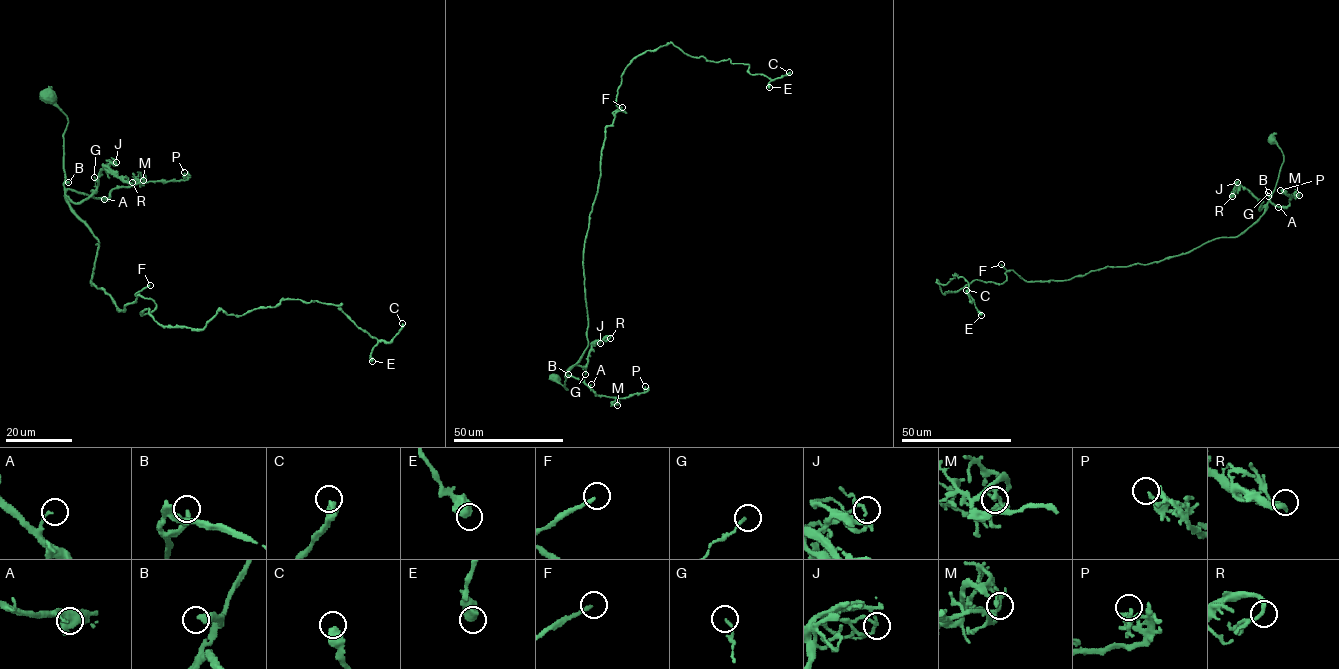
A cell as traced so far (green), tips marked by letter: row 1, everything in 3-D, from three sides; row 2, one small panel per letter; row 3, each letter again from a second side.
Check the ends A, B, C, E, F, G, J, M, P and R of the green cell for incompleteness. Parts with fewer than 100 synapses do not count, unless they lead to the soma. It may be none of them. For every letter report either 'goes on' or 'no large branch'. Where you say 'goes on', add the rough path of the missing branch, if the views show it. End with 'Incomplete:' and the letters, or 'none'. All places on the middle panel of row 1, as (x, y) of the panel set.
A: no large branch
B: no large branch
C: no large branch
E: no large branch
F: goes on; missing branch runs (622, 107), (646, 101), (646, 128), (657, 136), (655, 142), (648, 140), (658, 138), (664, 151), (670, 150)
G: no large branch
J: no large branch
M: no large branch
P: no large branch
R: no large branch
Incomplete: F

